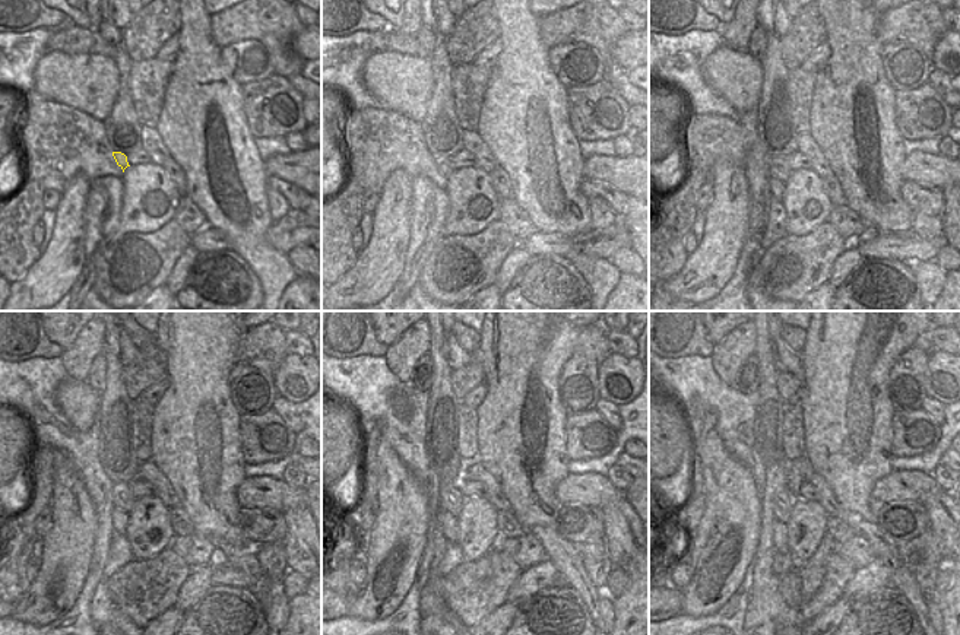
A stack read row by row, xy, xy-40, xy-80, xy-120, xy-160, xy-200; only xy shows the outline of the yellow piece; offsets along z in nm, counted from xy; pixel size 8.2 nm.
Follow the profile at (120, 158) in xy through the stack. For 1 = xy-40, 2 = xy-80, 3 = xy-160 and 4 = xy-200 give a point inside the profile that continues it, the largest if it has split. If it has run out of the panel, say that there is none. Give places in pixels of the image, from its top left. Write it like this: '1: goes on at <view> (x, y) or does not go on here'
1: goes on at xy-40 (446, 167)
2: goes on at xy-80 (778, 168)
3: goes on at xy-160 (452, 499)
4: goes on at xy-200 (783, 501)

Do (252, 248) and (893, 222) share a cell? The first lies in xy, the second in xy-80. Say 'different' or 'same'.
same

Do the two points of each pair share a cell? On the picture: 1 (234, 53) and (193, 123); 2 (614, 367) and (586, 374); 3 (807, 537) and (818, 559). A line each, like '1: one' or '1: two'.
1: two
2: two
3: two

